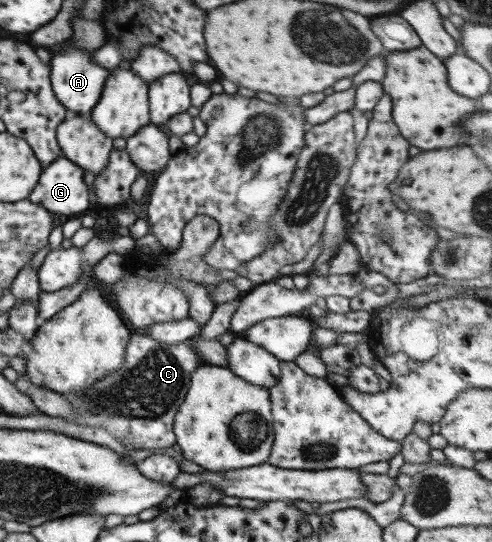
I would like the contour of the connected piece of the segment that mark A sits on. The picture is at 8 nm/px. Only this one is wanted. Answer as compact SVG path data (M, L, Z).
M68 48L49 57L49 80L54 97L67 109L68 114L91 117L92 108L97 104L109 70L93 62L93 51L82 48Z

